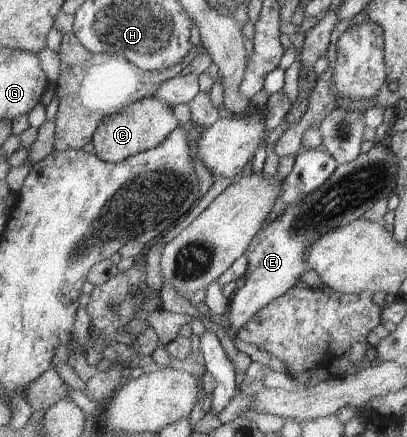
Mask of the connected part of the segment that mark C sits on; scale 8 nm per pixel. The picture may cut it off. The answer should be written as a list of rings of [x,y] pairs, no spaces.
[[[156,97],[145,98],[102,121],[92,141],[93,153],[103,161],[117,163],[159,147],[181,125],[179,118],[175,115],[174,106]]]

